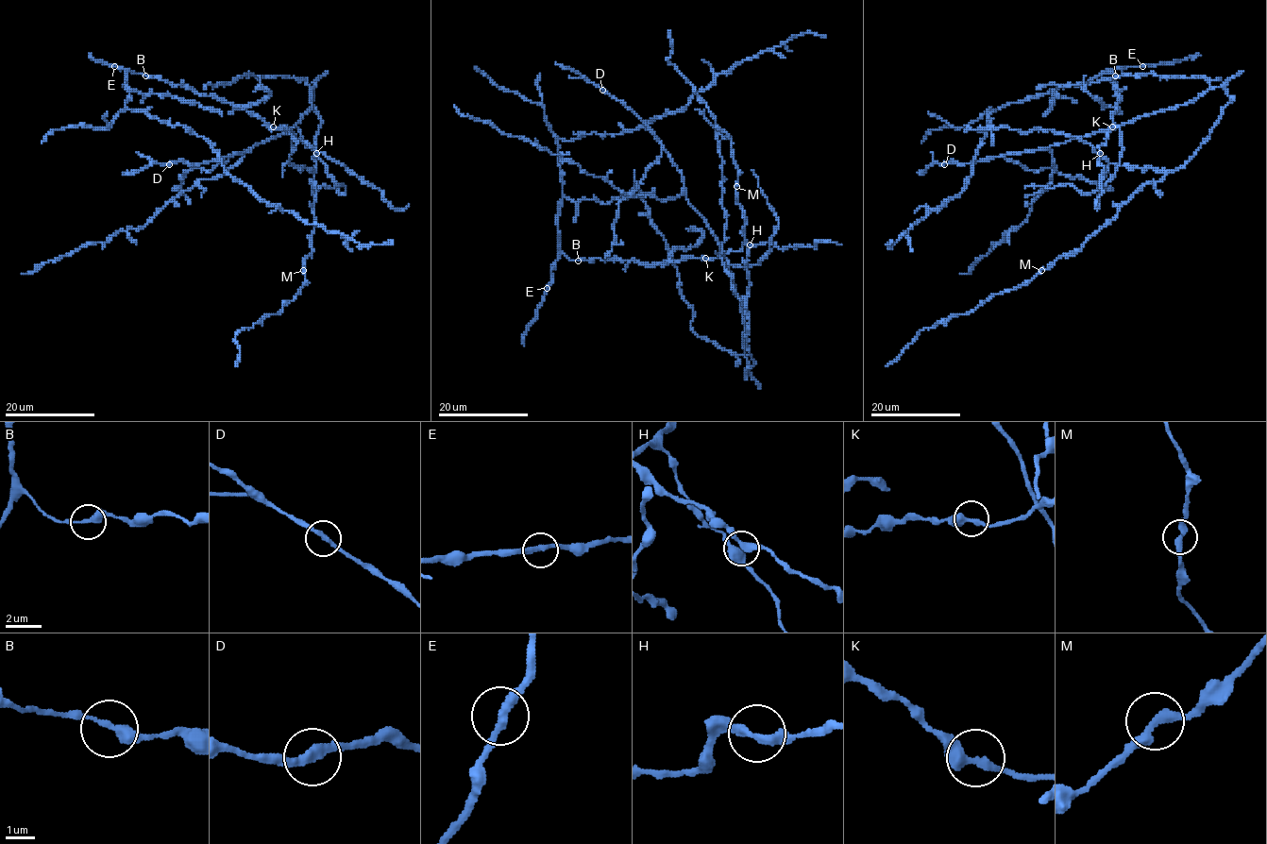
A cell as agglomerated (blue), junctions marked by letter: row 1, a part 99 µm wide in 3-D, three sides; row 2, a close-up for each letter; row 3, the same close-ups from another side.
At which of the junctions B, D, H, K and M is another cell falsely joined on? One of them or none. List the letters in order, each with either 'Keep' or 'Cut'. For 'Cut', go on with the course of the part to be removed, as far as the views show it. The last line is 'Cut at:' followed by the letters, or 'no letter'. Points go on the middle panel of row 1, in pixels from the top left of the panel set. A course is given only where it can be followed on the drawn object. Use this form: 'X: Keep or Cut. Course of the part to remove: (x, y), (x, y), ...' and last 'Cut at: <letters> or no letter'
B: Keep
D: Keep
H: Keep
K: Keep
M: Keep
Cut at: no letter

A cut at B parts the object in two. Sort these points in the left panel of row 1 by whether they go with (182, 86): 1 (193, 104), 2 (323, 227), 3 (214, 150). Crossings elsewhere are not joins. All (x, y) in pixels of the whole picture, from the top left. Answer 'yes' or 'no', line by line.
1: no
2: no
3: no

